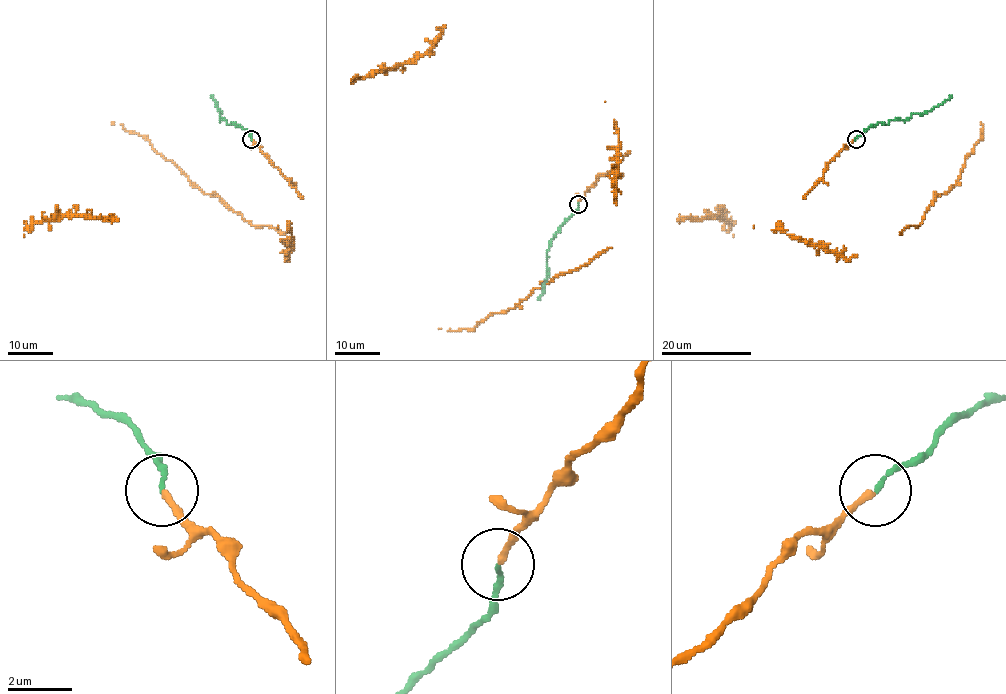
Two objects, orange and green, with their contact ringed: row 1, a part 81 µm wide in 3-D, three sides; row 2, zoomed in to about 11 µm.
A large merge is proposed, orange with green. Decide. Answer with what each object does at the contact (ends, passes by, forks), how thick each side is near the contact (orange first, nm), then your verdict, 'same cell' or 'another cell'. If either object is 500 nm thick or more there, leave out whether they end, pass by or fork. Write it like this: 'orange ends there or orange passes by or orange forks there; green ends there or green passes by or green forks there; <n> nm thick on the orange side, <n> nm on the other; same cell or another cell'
orange ends there; green ends there; 190 nm thick on the orange side, 140 nm on the other; same cell

